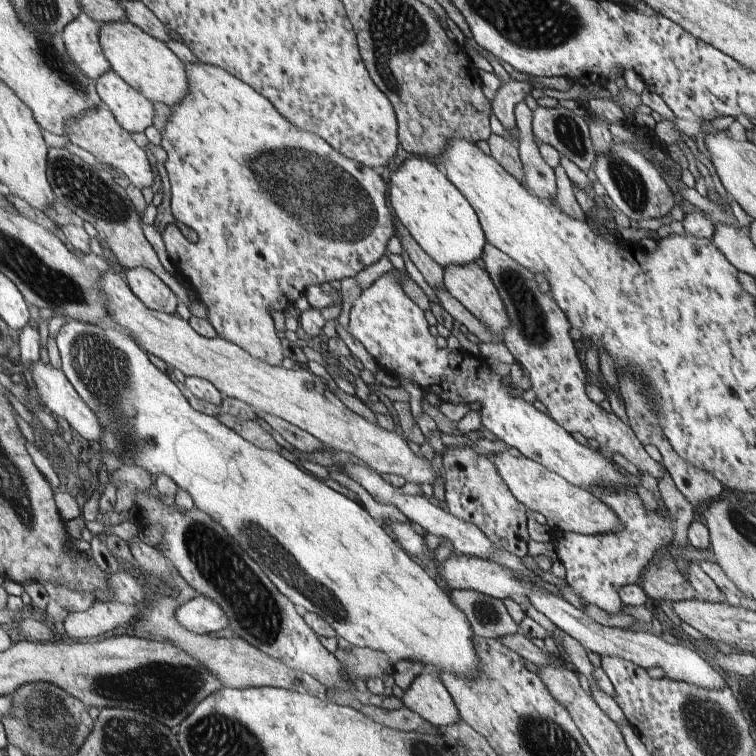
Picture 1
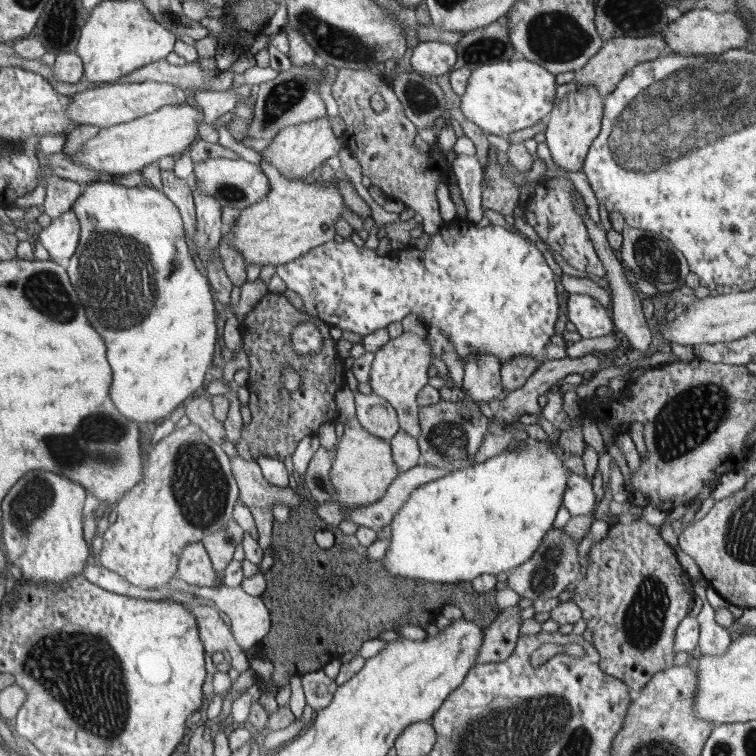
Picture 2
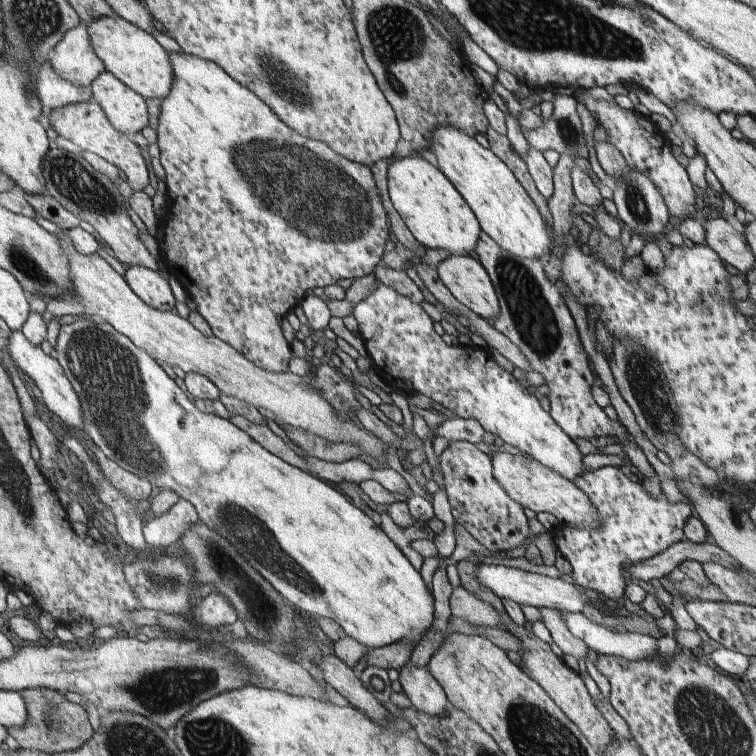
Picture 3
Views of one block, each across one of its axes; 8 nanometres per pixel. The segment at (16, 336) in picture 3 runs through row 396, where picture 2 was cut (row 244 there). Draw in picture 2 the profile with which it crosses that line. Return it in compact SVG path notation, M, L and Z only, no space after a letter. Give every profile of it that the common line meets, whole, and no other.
M71 209L59 218L52 219L50 226L43 228L35 240L51 254L50 261L58 262L74 256L78 238L80 238L80 222Z

